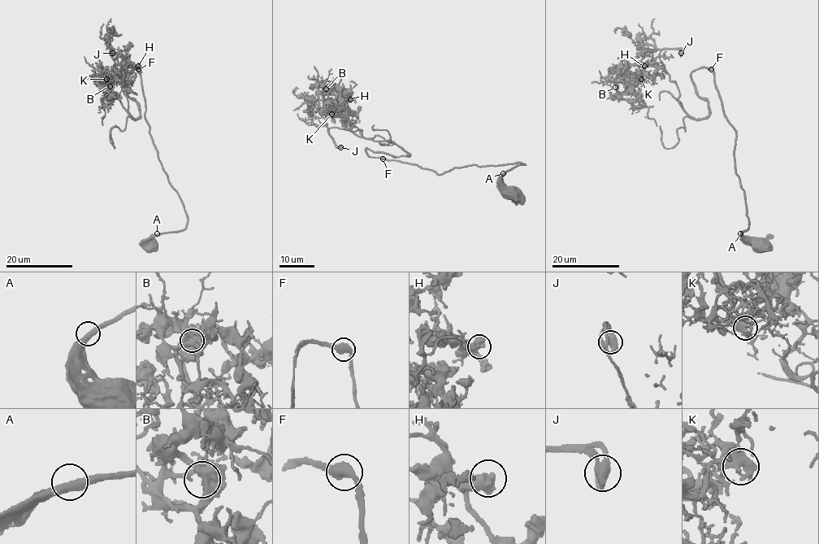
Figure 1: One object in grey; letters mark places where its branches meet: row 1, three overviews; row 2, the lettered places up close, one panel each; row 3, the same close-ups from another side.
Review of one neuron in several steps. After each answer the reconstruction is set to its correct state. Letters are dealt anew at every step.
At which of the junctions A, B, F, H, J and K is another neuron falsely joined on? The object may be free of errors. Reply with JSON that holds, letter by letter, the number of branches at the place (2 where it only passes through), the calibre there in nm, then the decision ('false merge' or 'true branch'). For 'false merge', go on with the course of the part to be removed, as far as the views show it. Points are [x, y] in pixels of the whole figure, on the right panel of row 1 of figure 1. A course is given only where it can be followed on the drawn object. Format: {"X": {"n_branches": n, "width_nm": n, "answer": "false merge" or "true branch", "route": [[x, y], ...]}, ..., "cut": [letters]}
{"A": {"n_branches": 2, "width_nm": 440, "answer": "true branch"}, "B": {"n_branches": 2, "width_nm": 600, "answer": "true branch"}, "F": {"n_branches": 2, "width_nm": 550, "answer": "true branch"}, "H": {"n_branches": 2, "width_nm": 550, "answer": "true branch"}, "J": {"n_branches": 2, "width_nm": 440, "answer": "true branch"}, "K": {"n_branches": 2, "width_nm": 500, "answer": "true branch"}, "cut": []}

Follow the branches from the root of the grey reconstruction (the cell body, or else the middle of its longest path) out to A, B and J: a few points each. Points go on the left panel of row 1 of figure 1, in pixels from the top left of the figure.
A: (149, 245), (154, 245), (151, 237), (157, 233)
B: (149, 245), (188, 215), (149, 136), (140, 70), (127, 67), (123, 83), (138, 118), (119, 71), (110, 86)
J: (149, 245), (181, 231), (188, 215), (149, 136), (140, 72), (124, 73), (139, 111), (132, 119), (112, 53)

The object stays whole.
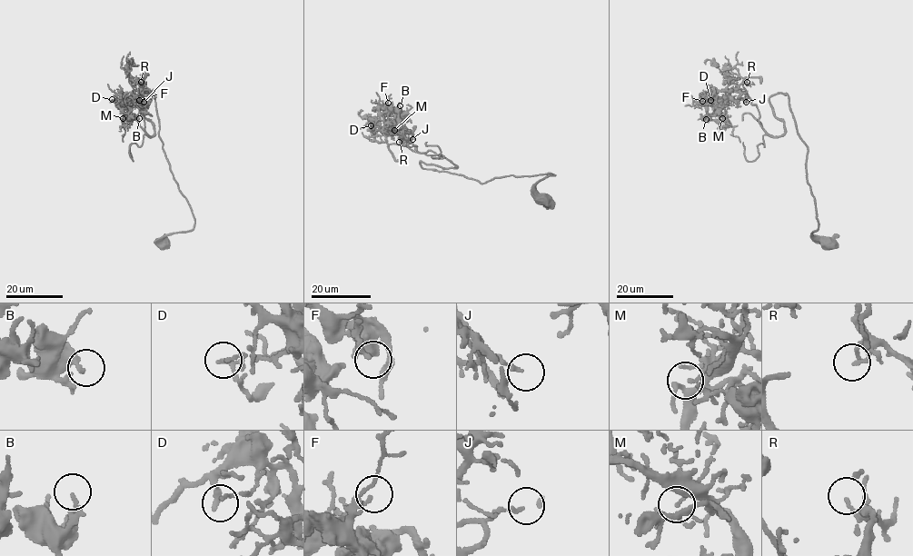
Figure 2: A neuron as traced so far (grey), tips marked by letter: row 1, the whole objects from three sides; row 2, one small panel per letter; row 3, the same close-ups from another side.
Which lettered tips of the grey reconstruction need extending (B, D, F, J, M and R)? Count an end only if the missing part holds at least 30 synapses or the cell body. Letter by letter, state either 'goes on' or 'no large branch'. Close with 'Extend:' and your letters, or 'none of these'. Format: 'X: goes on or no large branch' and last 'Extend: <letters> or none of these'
B: no large branch
D: no large branch
F: no large branch
J: no large branch
M: goes on
R: no large branch
Extend: M

